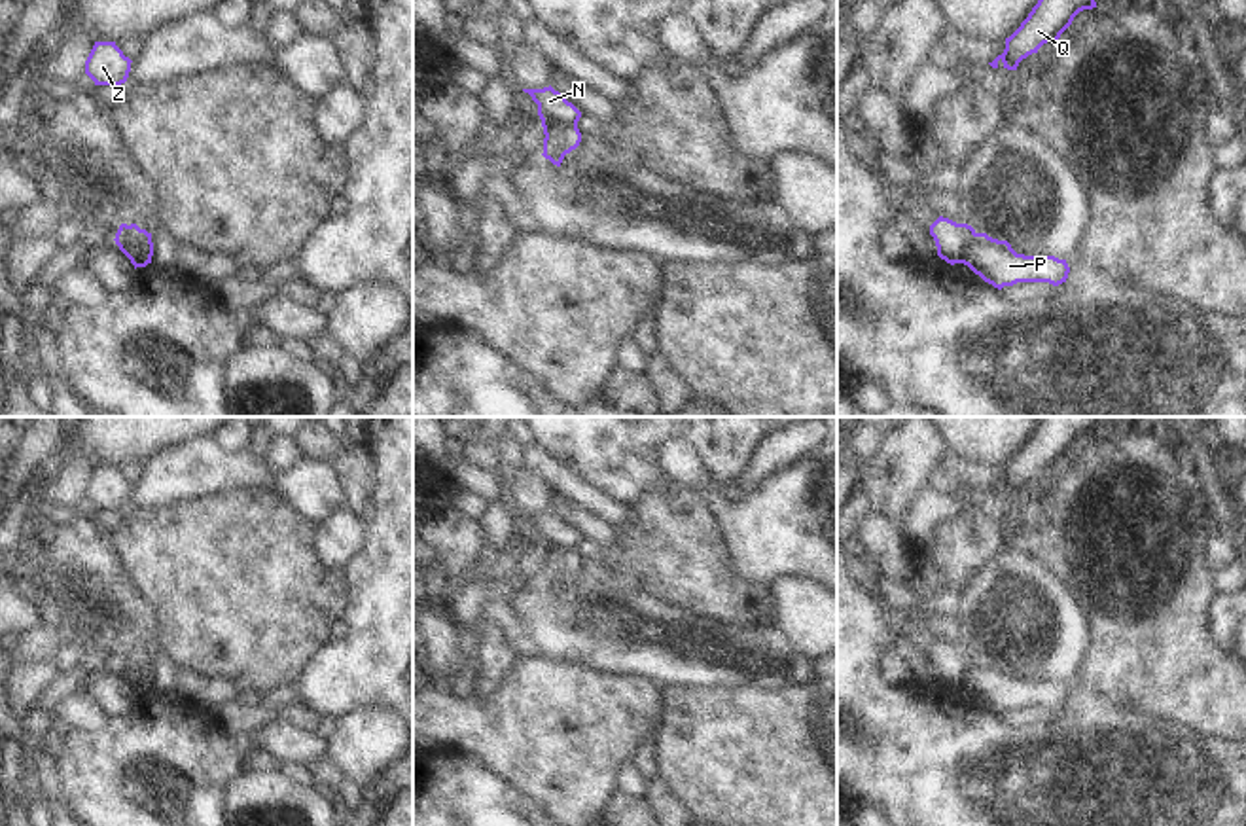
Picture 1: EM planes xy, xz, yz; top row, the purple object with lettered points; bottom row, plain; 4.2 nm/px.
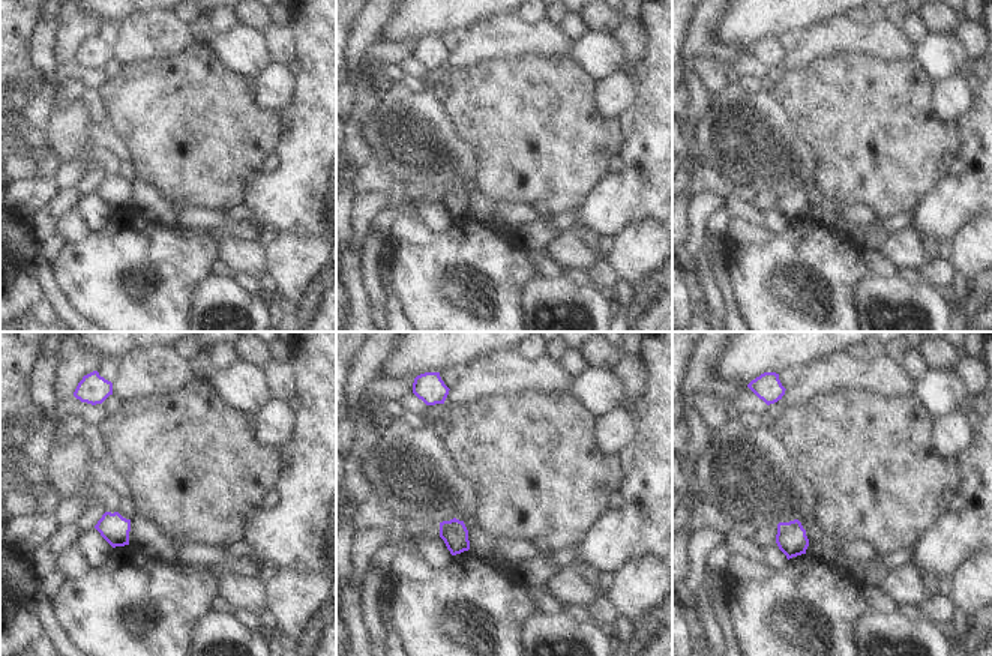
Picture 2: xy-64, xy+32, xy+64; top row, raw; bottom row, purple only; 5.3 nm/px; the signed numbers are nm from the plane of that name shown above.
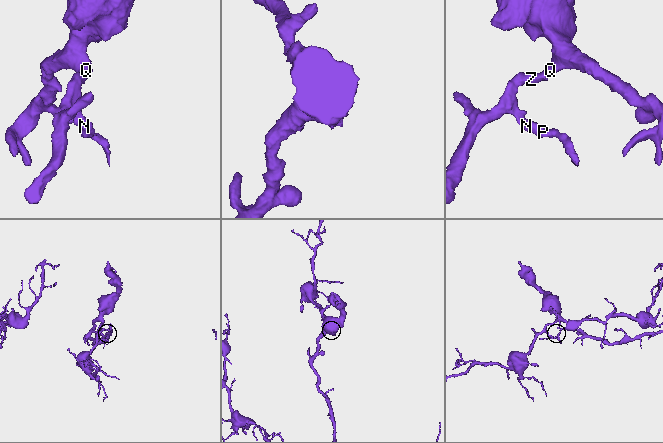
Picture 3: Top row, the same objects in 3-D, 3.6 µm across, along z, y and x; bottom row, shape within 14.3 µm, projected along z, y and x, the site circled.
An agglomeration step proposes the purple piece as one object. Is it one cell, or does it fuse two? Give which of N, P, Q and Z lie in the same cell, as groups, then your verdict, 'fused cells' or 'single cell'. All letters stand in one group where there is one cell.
N Q Z / P; fused cells

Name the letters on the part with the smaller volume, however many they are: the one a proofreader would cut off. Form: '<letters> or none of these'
P

